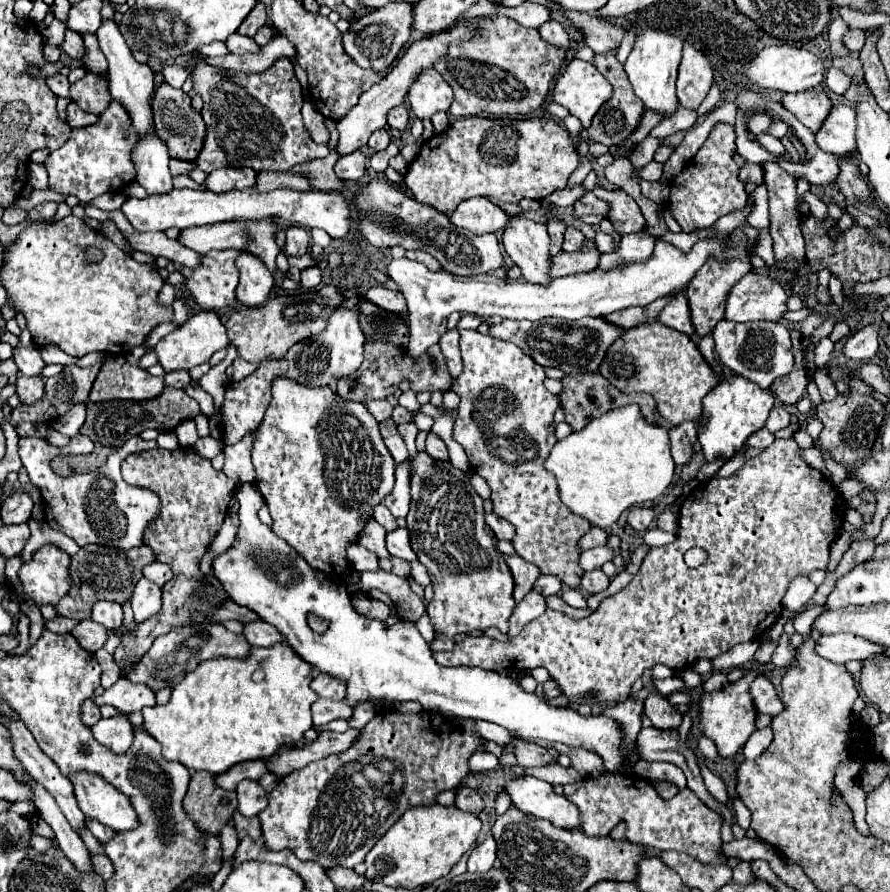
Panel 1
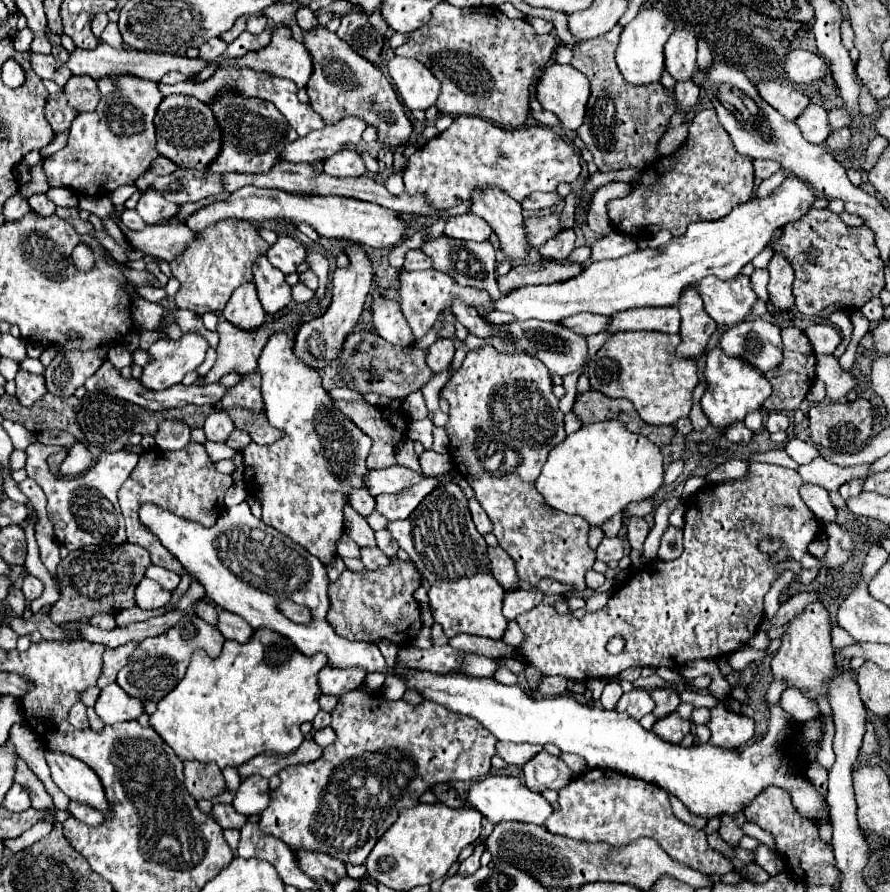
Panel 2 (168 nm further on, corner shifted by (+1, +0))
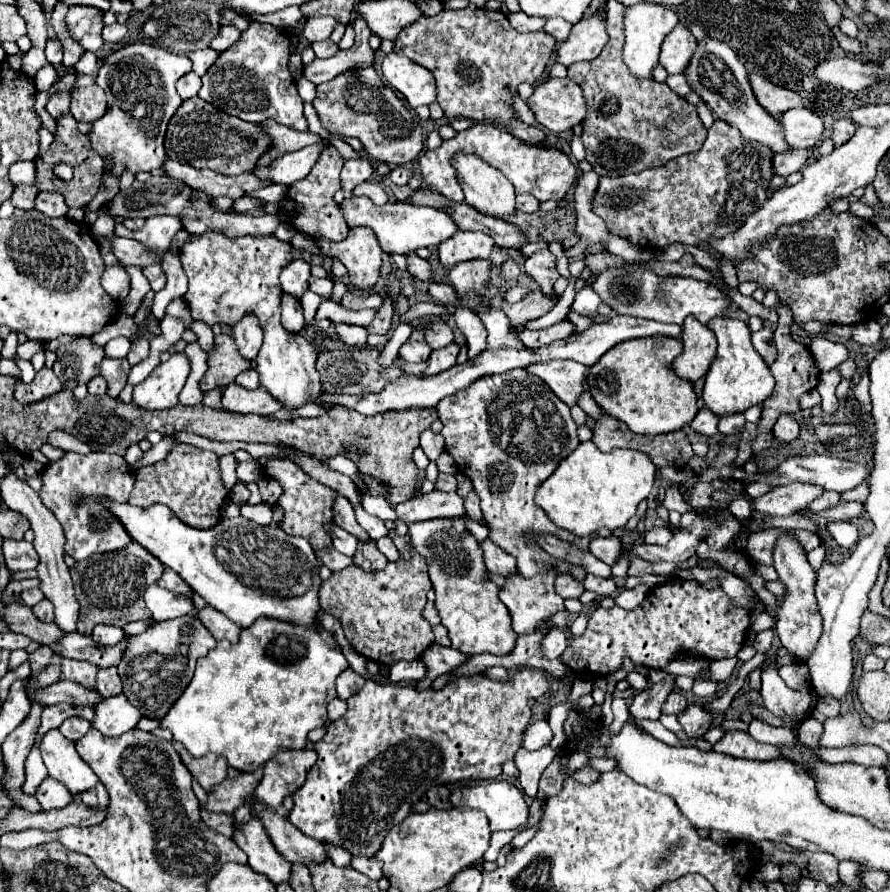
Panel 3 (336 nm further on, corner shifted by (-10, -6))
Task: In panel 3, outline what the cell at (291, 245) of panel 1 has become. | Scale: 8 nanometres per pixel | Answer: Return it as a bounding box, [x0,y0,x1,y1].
[279,259,311,299]

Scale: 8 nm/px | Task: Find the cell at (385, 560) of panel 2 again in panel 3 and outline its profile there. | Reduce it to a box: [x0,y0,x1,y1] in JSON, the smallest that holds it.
[351,541,387,571]

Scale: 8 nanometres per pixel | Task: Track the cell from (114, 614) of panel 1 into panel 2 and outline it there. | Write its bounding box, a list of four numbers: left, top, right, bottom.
[90,611,116,629]

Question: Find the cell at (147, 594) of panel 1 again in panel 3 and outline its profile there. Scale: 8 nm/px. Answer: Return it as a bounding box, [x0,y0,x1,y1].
[145,585,195,621]

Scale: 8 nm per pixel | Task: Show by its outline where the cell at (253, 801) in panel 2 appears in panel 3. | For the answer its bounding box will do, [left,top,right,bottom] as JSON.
[255,749,315,809]

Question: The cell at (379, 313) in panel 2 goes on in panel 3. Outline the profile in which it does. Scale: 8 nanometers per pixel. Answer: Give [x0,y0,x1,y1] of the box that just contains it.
[399,341,431,363]

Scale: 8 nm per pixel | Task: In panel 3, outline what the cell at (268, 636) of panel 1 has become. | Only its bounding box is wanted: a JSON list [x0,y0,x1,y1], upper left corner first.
[197,607,239,641]

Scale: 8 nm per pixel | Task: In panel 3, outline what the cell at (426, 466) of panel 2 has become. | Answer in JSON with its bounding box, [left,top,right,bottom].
[435,473,457,491]

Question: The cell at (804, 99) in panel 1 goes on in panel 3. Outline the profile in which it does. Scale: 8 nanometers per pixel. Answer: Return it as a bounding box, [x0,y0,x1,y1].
[749,73,803,113]

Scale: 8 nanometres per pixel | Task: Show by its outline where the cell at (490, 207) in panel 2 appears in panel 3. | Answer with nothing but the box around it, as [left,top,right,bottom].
[451,151,515,215]

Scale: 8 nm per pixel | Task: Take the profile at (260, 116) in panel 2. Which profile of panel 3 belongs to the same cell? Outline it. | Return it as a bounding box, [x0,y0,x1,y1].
[257,123,319,167]

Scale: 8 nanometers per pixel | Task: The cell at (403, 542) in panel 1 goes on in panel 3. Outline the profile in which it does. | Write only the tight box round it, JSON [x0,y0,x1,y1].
[377,537,399,561]

